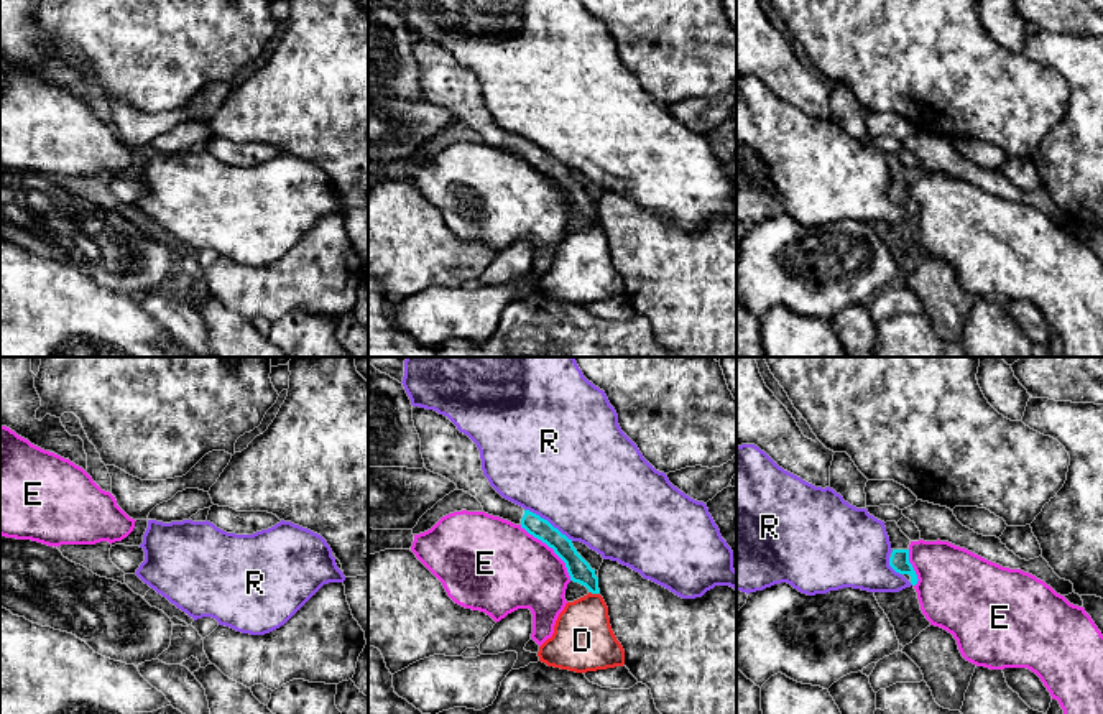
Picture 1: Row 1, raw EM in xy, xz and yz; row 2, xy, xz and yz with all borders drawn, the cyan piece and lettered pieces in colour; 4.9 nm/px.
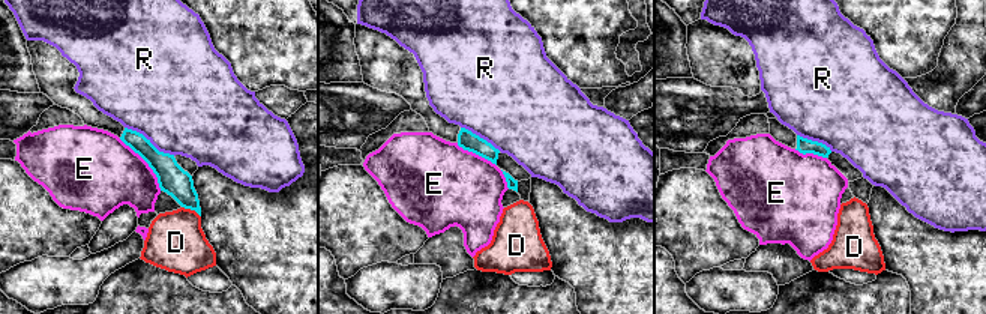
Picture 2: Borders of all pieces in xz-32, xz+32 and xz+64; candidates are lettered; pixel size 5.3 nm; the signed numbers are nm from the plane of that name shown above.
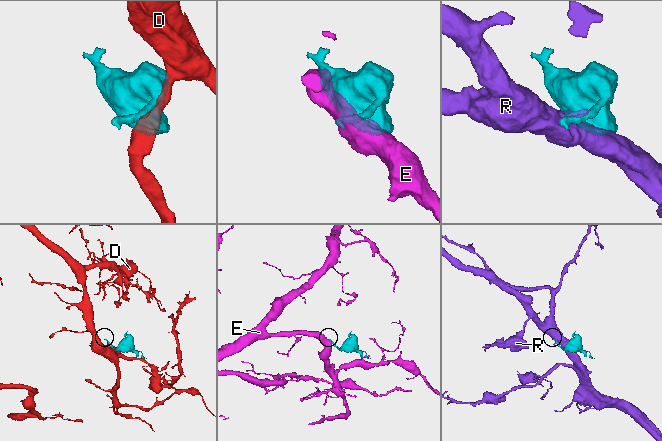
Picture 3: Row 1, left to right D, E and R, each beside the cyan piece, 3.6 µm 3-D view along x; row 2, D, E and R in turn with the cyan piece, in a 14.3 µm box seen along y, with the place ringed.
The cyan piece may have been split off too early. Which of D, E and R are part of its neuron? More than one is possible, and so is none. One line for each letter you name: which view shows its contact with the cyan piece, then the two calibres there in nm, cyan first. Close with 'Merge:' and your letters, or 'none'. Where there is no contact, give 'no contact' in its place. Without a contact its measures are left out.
Merge: none

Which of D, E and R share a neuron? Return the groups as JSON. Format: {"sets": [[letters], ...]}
{"sets": [["D"], ["E"], ["R"]]}

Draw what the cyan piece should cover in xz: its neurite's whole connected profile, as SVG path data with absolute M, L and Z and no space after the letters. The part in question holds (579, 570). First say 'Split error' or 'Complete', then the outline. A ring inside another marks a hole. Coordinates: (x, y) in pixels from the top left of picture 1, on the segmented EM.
Split error. M413 406L414 428L421 439L421 454L427 471L439 474L475 497L483 512L524 528L546 543L565 563L570 581L579 582L592 594L600 594L595 569L577 553L565 535L547 520L503 498L482 471L477 444L444 415L434 410Z

